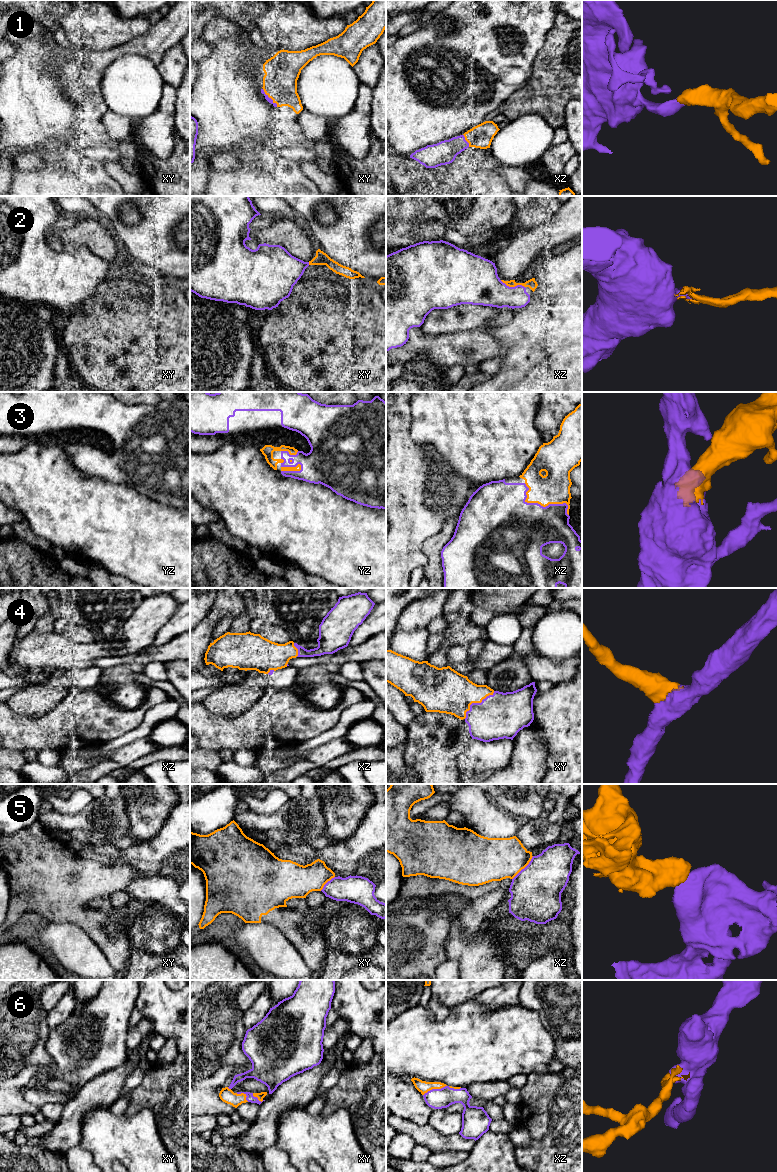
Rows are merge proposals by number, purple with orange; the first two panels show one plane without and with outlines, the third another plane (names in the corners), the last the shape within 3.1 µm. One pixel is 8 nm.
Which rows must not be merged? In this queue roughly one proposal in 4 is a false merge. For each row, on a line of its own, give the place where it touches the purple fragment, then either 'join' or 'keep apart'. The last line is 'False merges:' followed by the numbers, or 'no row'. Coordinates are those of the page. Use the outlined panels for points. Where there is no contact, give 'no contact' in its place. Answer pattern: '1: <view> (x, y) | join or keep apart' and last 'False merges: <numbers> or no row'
1: xy (270, 98) | join
2: xz (512, 287) | join
3: xz (542, 506) | join
4: xy (475, 703) | join
5: xz (524, 868) | keep apart
6: xz (434, 1089) | join
False merges: 5

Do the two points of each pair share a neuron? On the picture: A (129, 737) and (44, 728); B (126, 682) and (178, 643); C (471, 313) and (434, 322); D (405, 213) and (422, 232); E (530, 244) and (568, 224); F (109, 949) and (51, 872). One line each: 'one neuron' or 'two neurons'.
A: two neurons
B: one neuron
C: one neuron
D: two neurons
E: one neuron
F: one neuron

